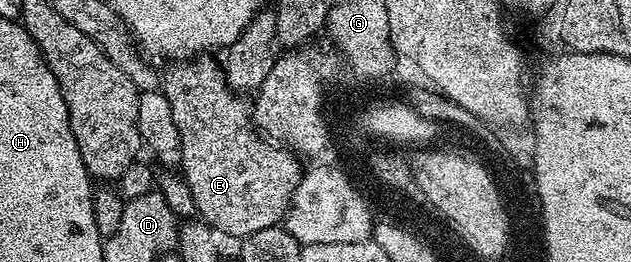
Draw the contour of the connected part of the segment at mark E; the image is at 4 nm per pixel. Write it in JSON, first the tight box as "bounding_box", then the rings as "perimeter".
{"bounding_box":[160,57,304,241],"perimeter":[[[195,57],[189,61],[178,61],[164,71],[164,78],[160,83],[160,90],[166,95],[169,105],[172,107],[173,120],[176,121],[176,129],[180,135],[180,153],[182,161],[180,164],[180,175],[184,182],[188,185],[188,189],[192,193],[192,201],[196,201],[196,209],[203,223],[213,227],[219,236],[231,235],[235,241],[241,241],[247,235],[252,233],[260,233],[260,229],[268,229],[269,227],[277,227],[285,220],[286,210],[290,208],[292,197],[296,193],[296,185],[302,180],[304,167],[301,167],[299,156],[290,148],[279,145],[277,142],[271,141],[269,138],[263,137],[256,130],[254,120],[252,118],[252,107],[249,102],[245,103],[243,96],[239,92],[226,83],[225,73],[220,66],[219,60],[210,59],[214,57]]]}

